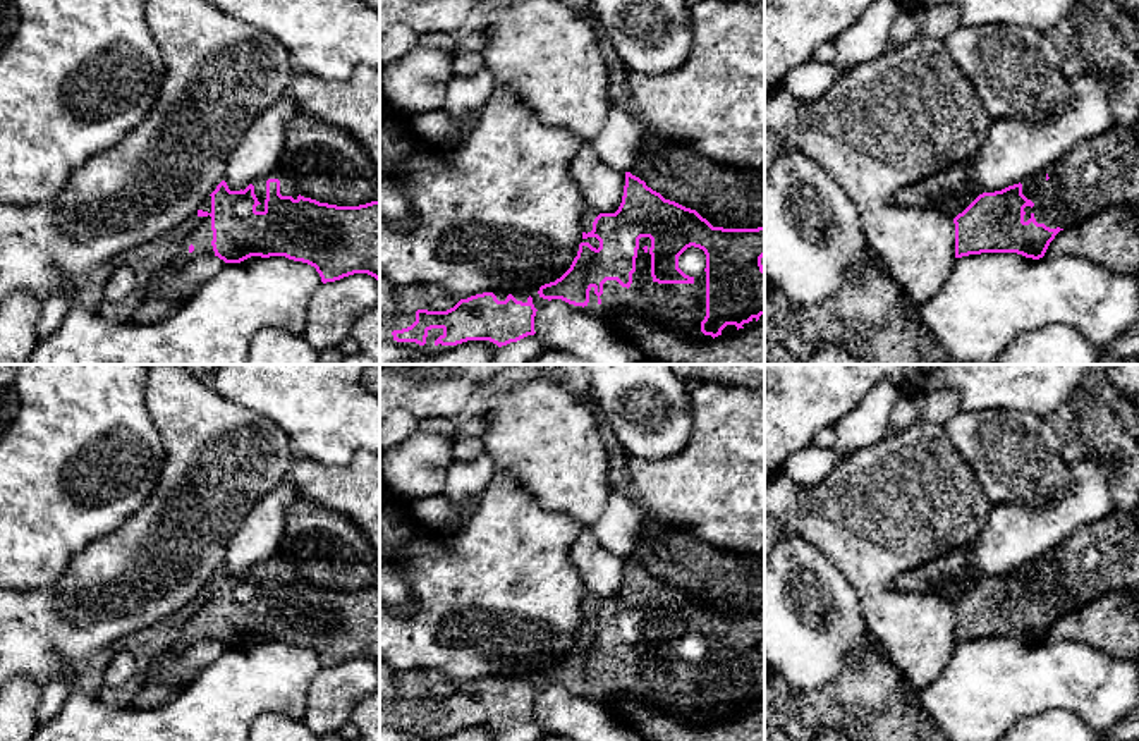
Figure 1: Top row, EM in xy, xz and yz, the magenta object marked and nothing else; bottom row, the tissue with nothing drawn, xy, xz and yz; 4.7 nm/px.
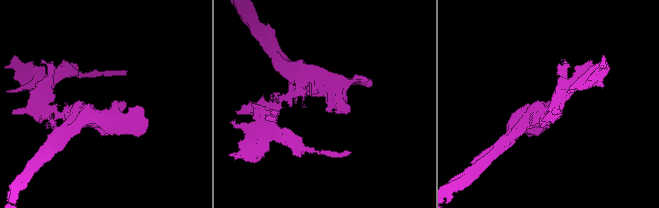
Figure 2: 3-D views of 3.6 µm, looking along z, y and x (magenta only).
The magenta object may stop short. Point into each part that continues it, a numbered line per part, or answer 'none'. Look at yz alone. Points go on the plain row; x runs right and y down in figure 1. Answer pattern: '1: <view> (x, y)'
1: yz (1098, 557)

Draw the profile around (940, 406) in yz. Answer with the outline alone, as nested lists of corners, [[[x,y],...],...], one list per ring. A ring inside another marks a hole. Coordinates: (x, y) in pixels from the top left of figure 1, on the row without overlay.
[[[945,389],[926,394],[924,411],[919,423],[938,423],[943,425],[955,414],[964,411],[962,395],[959,390]]]

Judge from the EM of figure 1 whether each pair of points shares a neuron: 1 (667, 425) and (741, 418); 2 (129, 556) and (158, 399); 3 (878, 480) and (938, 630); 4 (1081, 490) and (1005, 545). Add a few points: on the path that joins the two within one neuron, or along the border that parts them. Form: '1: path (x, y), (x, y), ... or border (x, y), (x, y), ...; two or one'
1: border (691, 385), (691, 437), (669, 458); two
2: path (169, 518), (179, 508), (179, 439); one
3: path (878, 521), (878, 587), (897, 606); one
4: path (1062, 509), (1045, 526), (1024, 533); one

